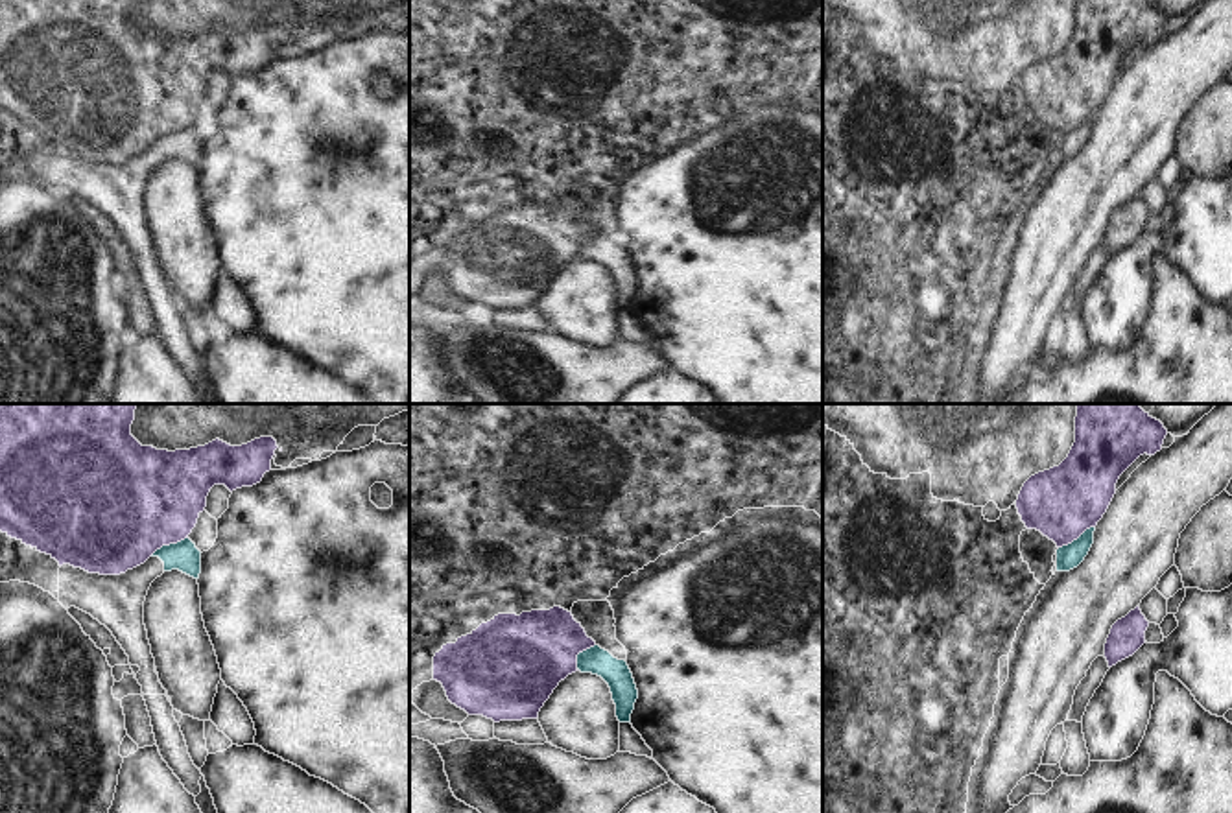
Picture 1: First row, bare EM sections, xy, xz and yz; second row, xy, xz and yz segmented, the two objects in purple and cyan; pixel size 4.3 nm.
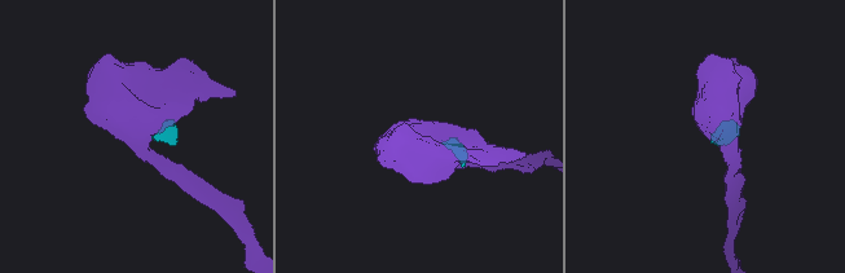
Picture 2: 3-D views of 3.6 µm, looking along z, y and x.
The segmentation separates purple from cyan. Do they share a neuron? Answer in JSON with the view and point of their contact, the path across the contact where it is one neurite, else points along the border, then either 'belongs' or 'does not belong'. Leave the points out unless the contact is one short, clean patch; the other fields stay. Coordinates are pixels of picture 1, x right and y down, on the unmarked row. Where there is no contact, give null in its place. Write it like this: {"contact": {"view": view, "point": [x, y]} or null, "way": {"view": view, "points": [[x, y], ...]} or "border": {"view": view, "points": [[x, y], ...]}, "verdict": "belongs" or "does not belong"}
{"contact": {"view": "xy", "point": [168, 131]}, "border": {"view": "xy", "points": [[187, 124], [163, 131], [150, 142]]}, "verdict": "does not belong"}

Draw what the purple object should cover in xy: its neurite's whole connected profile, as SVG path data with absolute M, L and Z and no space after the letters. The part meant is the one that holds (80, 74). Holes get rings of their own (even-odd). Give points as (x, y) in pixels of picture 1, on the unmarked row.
M0 0L0 118L50 142L59 153L120 162L162 133L188 125L214 72L232 79L260 70L278 35L273 24L260 24L242 33L216 26L190 37L157 37L131 22L133 7L135 0Z

